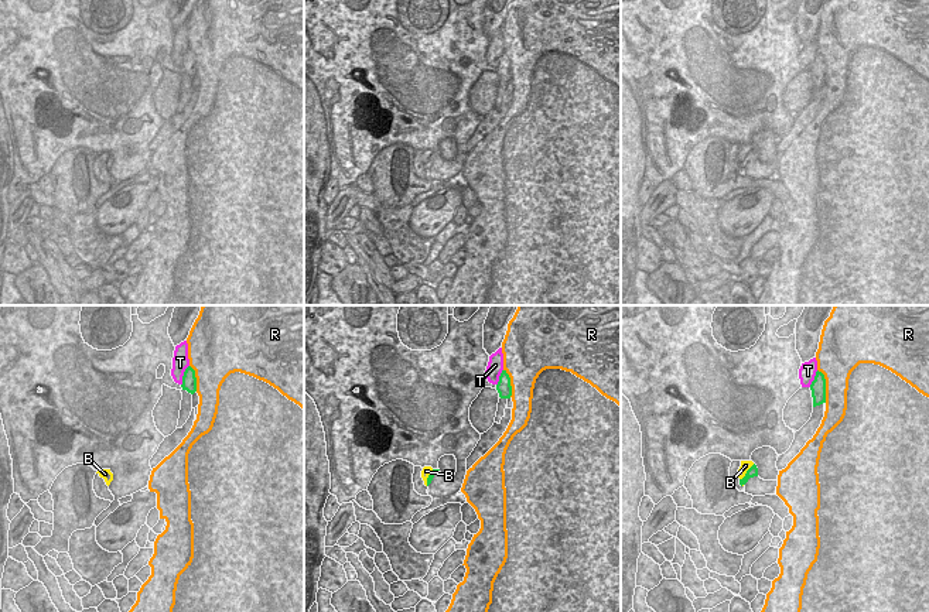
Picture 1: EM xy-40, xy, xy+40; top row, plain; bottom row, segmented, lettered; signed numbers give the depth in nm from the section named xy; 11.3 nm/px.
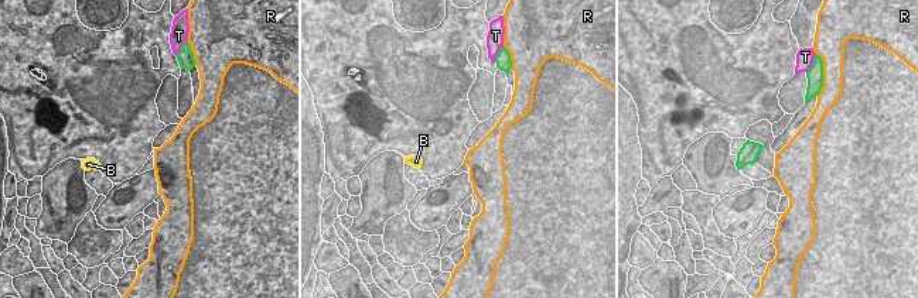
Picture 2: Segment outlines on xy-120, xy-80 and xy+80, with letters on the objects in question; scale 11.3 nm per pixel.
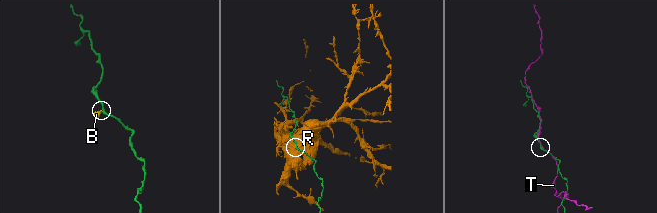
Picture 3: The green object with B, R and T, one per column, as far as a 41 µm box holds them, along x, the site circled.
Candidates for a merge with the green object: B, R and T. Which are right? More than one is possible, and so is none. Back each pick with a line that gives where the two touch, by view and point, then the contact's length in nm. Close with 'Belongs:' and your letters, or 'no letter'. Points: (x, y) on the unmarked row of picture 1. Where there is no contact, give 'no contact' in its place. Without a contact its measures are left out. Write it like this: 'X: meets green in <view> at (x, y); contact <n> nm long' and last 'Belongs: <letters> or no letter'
B: meets green in xy+40 at (747, 156); contact 260 nm long
Belongs: B

